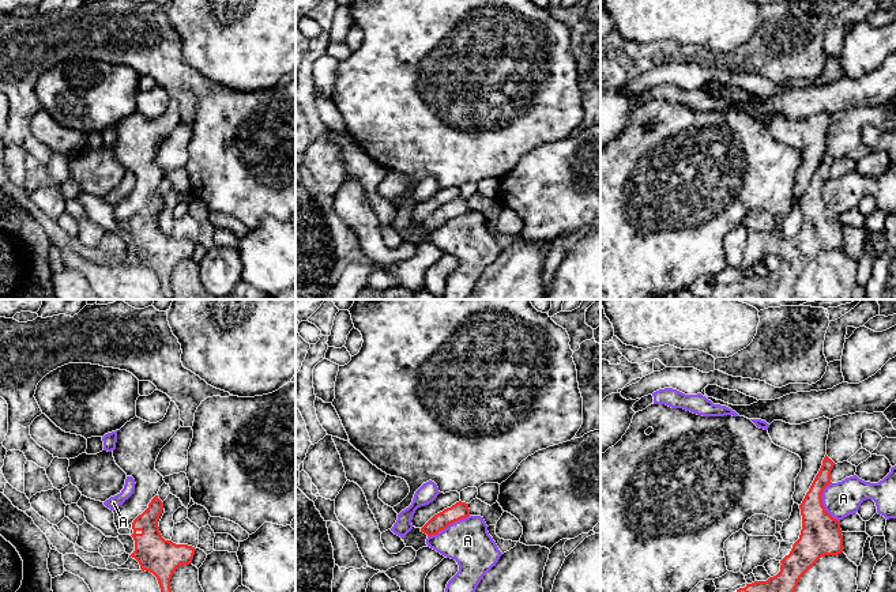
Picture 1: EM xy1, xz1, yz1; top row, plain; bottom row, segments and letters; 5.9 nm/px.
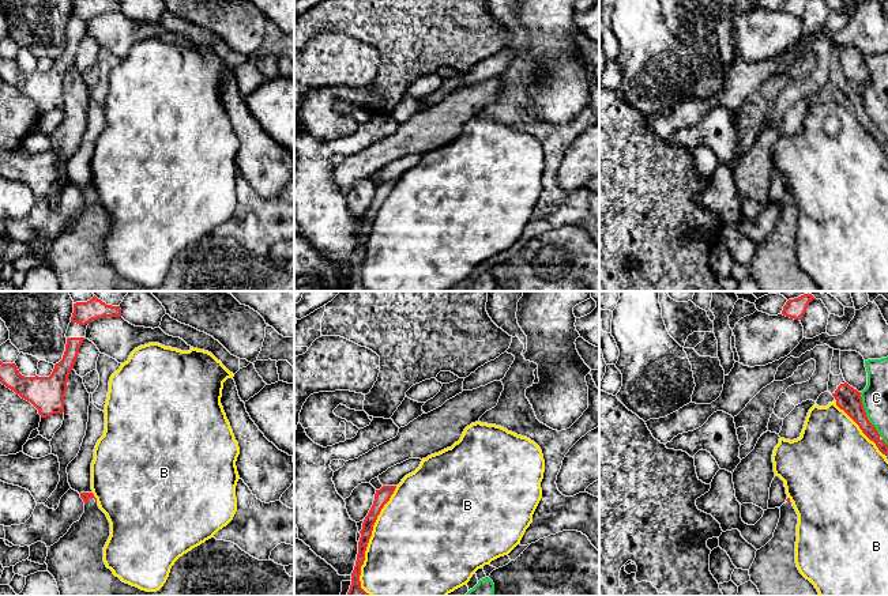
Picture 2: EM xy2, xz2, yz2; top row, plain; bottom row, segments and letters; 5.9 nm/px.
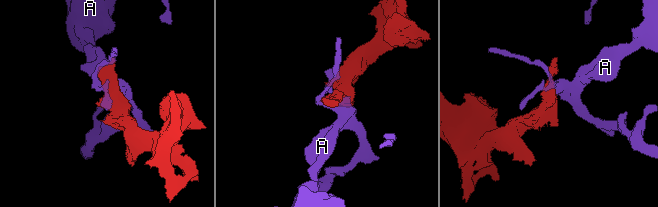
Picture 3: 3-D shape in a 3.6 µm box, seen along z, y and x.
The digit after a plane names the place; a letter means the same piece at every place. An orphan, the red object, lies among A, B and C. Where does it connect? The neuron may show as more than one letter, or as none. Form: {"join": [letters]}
{"join": []}

